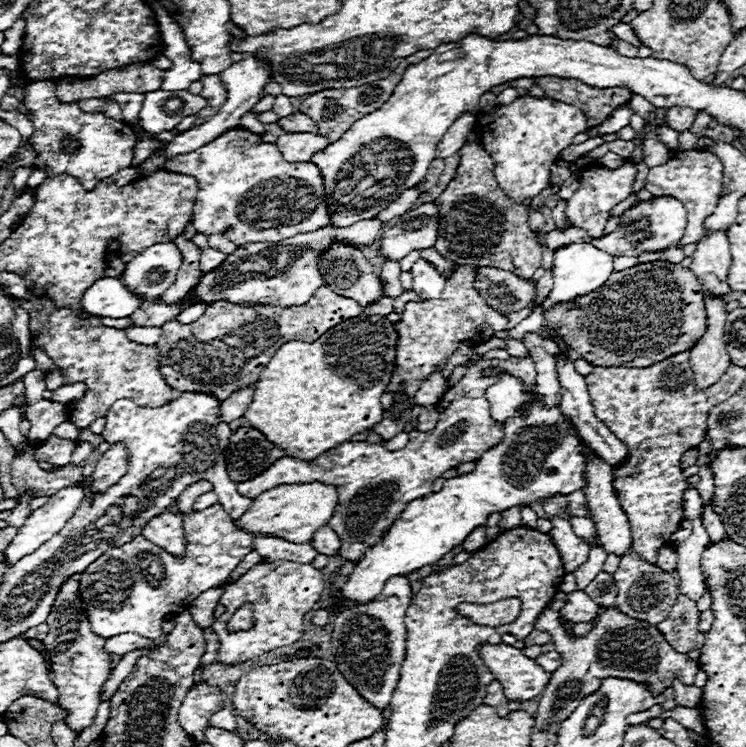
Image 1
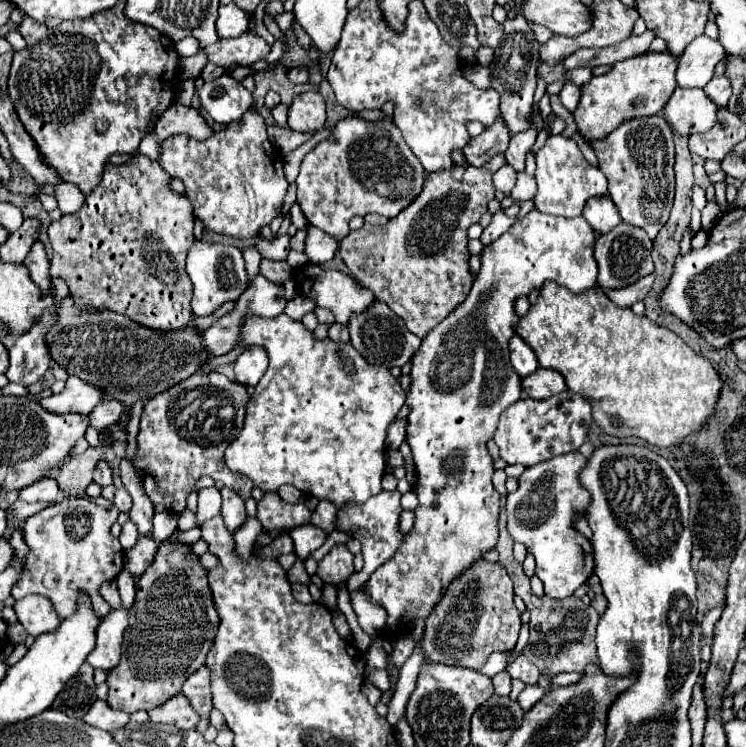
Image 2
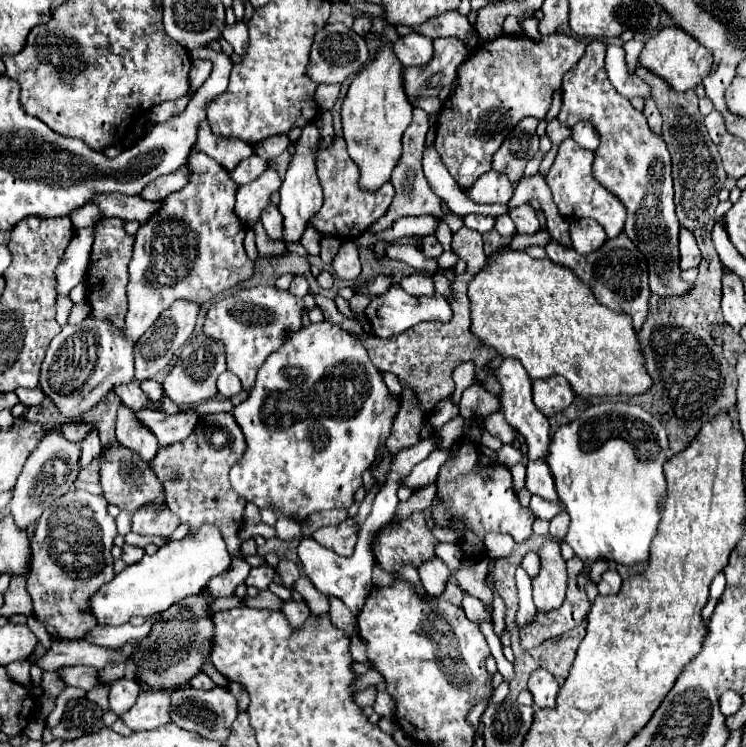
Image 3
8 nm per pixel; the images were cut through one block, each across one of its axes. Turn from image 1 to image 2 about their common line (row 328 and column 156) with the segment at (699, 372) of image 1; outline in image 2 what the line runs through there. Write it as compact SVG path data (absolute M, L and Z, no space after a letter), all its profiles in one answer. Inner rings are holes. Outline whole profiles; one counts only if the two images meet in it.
M176 694L168 698L164 704L148 710L148 716L150 716L150 722L154 724L174 724L180 730L196 728L196 710L188 706L182 694Z

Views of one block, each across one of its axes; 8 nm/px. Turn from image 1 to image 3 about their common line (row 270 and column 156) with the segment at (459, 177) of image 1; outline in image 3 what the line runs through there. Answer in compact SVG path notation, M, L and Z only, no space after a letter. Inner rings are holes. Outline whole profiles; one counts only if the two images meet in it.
M152 506L140 508L132 516L132 530L138 534L156 534L156 536L170 536L174 528L180 524L176 514L170 510L158 510Z

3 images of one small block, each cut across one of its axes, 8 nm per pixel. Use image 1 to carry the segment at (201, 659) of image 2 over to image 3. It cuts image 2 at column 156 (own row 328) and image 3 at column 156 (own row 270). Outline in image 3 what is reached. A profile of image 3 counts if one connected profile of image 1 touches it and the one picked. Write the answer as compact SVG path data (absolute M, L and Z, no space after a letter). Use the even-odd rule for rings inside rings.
M206 588L184 602L176 602L168 610L160 612L160 620L154 622L152 632L142 638L132 652L130 660L136 666L136 682L140 690L174 690L188 684L208 662L212 650L212 612L208 610L212 598L208 598Z

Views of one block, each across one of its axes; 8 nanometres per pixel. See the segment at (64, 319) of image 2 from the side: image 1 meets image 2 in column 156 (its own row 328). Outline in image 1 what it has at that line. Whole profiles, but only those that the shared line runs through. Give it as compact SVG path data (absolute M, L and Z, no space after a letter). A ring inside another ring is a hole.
M360 314L354 320L346 320L330 328L330 332L322 334L312 344L298 340L286 342L262 370L254 386L254 402L244 412L244 418L252 428L260 430L274 446L288 450L288 456L312 462L320 454L348 442L354 434L370 430L382 420L384 408L380 404L380 398L386 392L392 376L396 342L398 334L394 330L394 324L382 316L368 314Z

